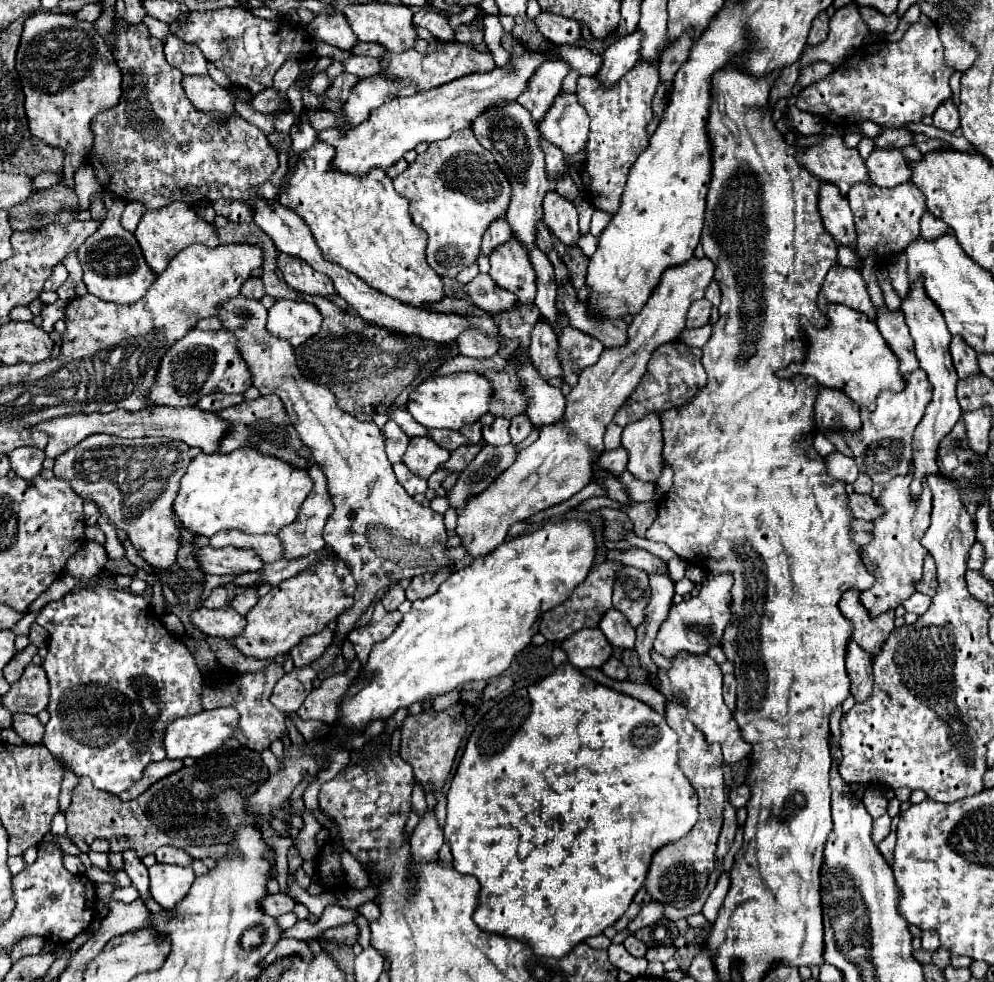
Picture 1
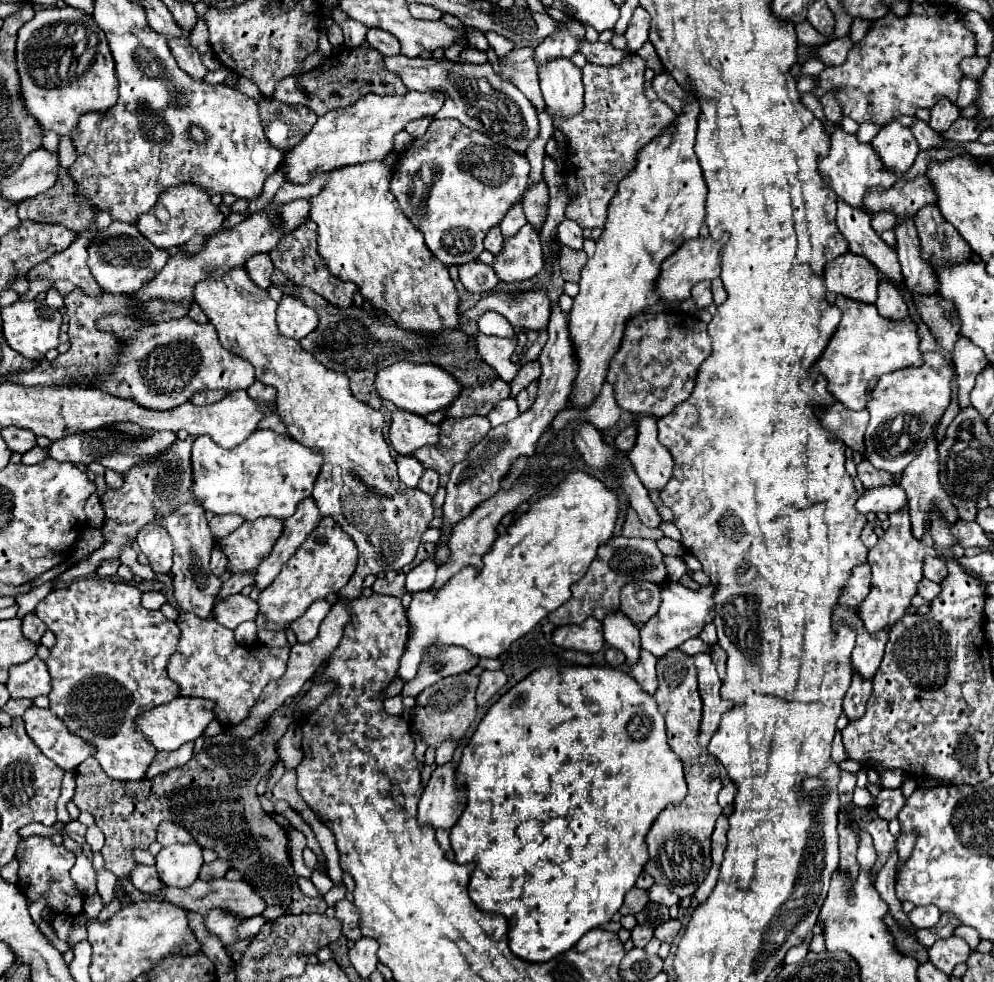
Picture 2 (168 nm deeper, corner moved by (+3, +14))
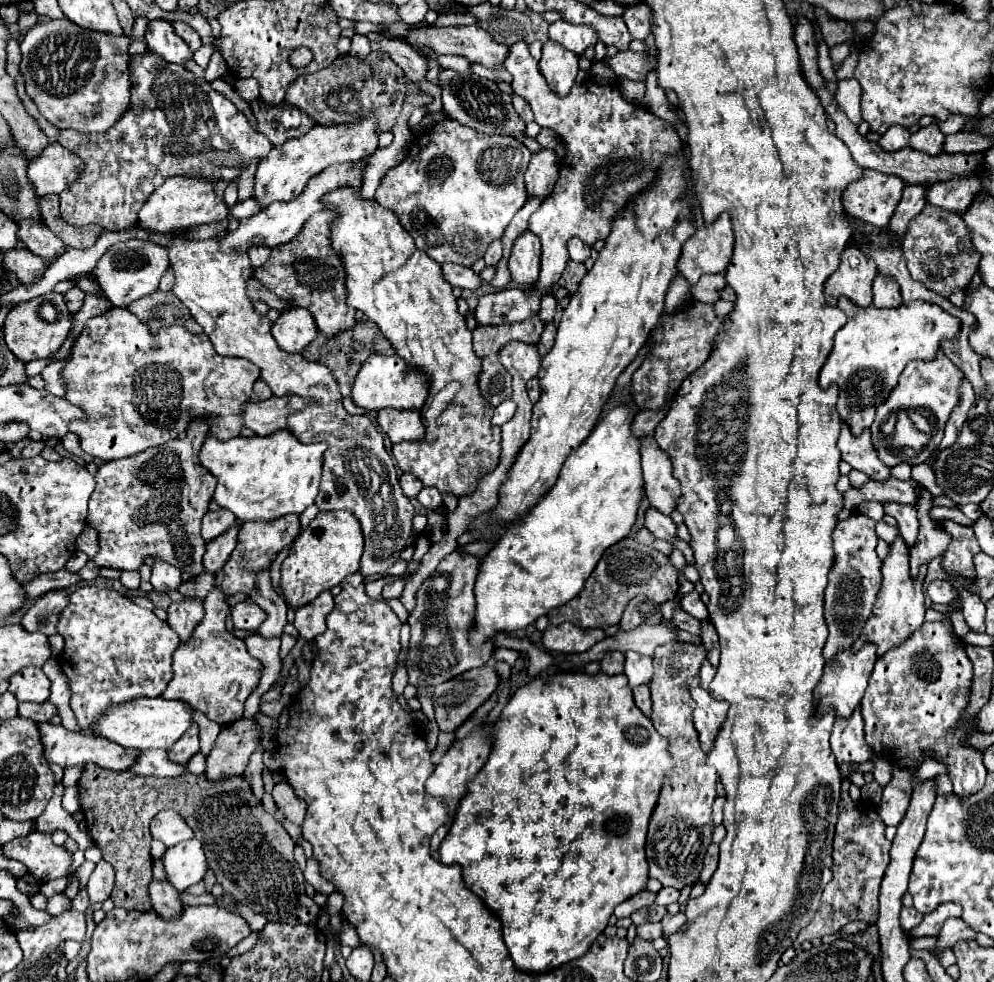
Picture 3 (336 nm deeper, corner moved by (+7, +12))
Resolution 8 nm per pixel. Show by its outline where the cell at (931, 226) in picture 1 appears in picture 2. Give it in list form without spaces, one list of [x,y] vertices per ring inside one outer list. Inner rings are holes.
[[[927,204],[915,214],[915,226],[921,240],[921,258],[933,266],[957,264],[957,260],[971,260],[969,244],[959,232],[941,216],[937,204]]]

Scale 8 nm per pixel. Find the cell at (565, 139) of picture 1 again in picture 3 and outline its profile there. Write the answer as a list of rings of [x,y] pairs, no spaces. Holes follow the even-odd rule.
[[[547,40],[543,44],[543,56],[539,60],[539,70],[555,94],[559,96],[569,94],[571,86],[577,80],[577,72],[579,72],[577,60],[579,60],[577,54],[565,50],[563,46],[557,46],[555,42]]]

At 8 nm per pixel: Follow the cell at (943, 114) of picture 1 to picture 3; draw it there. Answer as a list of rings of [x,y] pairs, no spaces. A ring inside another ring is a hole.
[[[933,120],[929,126],[919,128],[915,134],[911,134],[909,146],[915,148],[915,150],[921,150],[921,152],[927,152],[927,154],[939,154],[943,140],[945,140],[945,136],[939,130],[937,120]]]

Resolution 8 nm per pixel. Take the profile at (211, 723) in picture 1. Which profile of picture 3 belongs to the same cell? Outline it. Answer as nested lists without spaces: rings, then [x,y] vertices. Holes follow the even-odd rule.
[[[137,698],[133,702],[113,706],[97,724],[93,724],[93,734],[105,736],[125,748],[137,748],[137,750],[149,750],[149,748],[161,748],[169,750],[181,734],[193,724],[193,708],[181,700],[165,700],[165,698]]]

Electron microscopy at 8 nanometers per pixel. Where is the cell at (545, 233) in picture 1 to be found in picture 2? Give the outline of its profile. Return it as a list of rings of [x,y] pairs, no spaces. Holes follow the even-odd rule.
[[[545,180],[531,184],[527,188],[527,192],[523,194],[523,210],[527,216],[527,222],[539,230],[545,222],[547,216],[547,202],[549,202],[549,188],[545,184]]]

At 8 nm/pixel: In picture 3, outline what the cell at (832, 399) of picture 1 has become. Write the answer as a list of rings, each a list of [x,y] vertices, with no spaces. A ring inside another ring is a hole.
[[[841,422],[841,436],[837,448],[841,450],[845,462],[849,462],[855,470],[865,472],[869,478],[885,480],[891,476],[889,468],[883,462],[879,462],[877,452],[873,450],[869,430],[863,430],[861,436],[855,436],[851,428],[845,422]]]

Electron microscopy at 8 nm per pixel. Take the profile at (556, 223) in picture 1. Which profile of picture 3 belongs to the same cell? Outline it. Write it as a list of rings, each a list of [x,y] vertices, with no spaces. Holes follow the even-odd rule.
[[[571,238],[569,244],[567,244],[567,248],[569,248],[569,256],[571,256],[575,262],[585,262],[585,260],[589,258],[589,254],[591,254],[591,246],[585,244],[585,242],[579,240],[579,238]]]

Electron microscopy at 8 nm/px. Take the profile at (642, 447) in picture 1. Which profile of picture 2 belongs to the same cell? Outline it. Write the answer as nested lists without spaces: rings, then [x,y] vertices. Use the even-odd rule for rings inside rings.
[[[637,416],[637,442],[629,452],[629,460],[641,478],[647,490],[661,492],[673,474],[673,456],[657,440],[657,418],[655,416]]]

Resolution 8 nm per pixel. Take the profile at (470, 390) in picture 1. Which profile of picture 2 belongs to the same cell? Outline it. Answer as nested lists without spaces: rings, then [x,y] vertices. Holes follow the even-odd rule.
[[[397,362],[397,364],[391,364],[389,368],[383,368],[381,372],[377,372],[375,388],[377,388],[377,394],[381,400],[393,402],[397,408],[415,412],[419,416],[427,416],[435,410],[441,410],[443,406],[455,402],[455,398],[461,392],[459,382],[443,368],[439,368],[435,364],[413,364],[413,362]]]

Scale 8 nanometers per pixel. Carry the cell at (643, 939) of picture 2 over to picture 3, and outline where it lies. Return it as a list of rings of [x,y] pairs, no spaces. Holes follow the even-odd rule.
[[[649,922],[643,926],[637,926],[637,936],[643,940],[655,940],[661,936],[661,924],[659,922]]]

